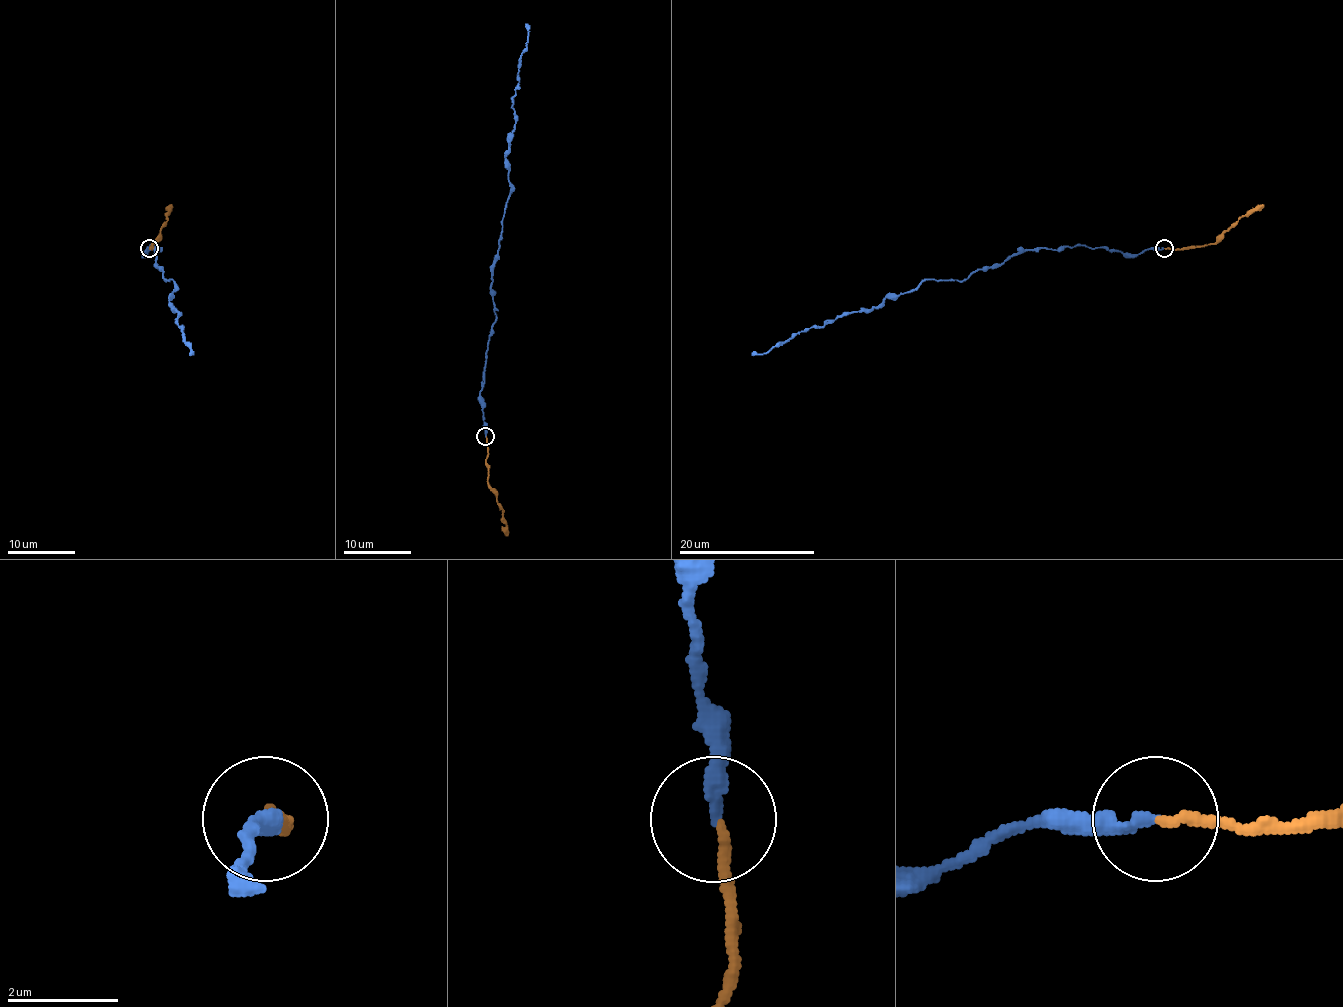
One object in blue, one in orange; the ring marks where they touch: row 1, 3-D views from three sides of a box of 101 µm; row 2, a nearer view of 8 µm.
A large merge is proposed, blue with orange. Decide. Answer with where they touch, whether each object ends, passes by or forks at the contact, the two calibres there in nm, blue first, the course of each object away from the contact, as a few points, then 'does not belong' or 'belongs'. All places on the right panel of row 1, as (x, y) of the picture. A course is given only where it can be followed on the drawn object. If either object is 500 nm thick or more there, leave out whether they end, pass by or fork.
at (1164, 248); blue ends there; orange ends there; 220 nm thick on the blue side, 170 nm on the other; blue runs (1164, 248), (1137, 254), (1079, 246), (1022, 249), (962, 280), (921, 282), (751, 353); orange runs (1164, 248), (1187, 249), (1212, 244), (1238, 220), (1263, 203); belongs

